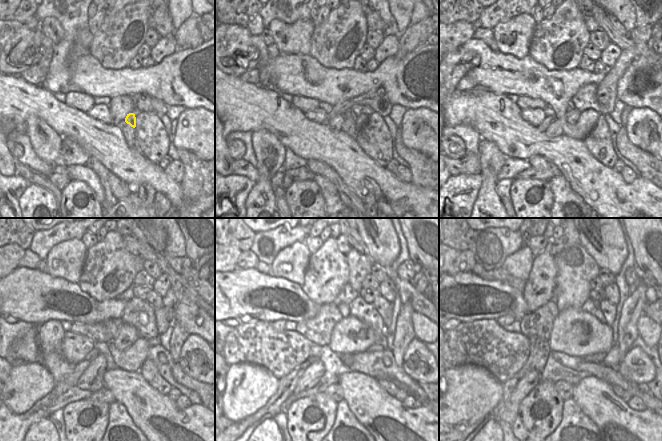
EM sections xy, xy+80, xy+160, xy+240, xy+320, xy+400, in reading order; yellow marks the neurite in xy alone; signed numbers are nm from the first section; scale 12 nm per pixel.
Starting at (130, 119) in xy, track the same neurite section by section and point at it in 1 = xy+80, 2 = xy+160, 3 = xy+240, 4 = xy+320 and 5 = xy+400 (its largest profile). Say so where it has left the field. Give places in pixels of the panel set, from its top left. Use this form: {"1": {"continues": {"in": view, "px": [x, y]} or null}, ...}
{"1": {"continues": {"in": "xy+80", "px": [349, 113]}}, "2": {"continues": {"in": "xy+160", "px": [570, 106]}}, "3": {"continues": {"in": "xy+240", "px": [106, 331]}}, "4": {"continues": {"in": "xy+320", "px": [317, 330]}}, "5": {"continues": {"in": "xy+400", "px": [539, 323]}}}

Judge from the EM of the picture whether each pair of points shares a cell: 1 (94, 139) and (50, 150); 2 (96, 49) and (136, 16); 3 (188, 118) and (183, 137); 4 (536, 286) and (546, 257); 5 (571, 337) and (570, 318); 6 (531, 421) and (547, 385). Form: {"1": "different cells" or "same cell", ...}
{"1": "different cells", "2": "same cell", "3": "same cell", "4": "same cell", "5": "same cell", "6": "same cell"}

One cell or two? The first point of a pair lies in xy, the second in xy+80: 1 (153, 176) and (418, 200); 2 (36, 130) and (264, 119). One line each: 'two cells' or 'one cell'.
1: one cell
2: two cells

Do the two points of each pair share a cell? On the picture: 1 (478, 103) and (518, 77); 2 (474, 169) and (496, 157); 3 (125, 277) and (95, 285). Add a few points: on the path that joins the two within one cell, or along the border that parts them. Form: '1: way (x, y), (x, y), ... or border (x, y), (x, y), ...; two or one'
1: border (478, 84), (488, 87), (497, 94), (504, 95); two
2: border (478, 153), (480, 173); two
3: way (118, 269), (112, 268), (103, 277); one

